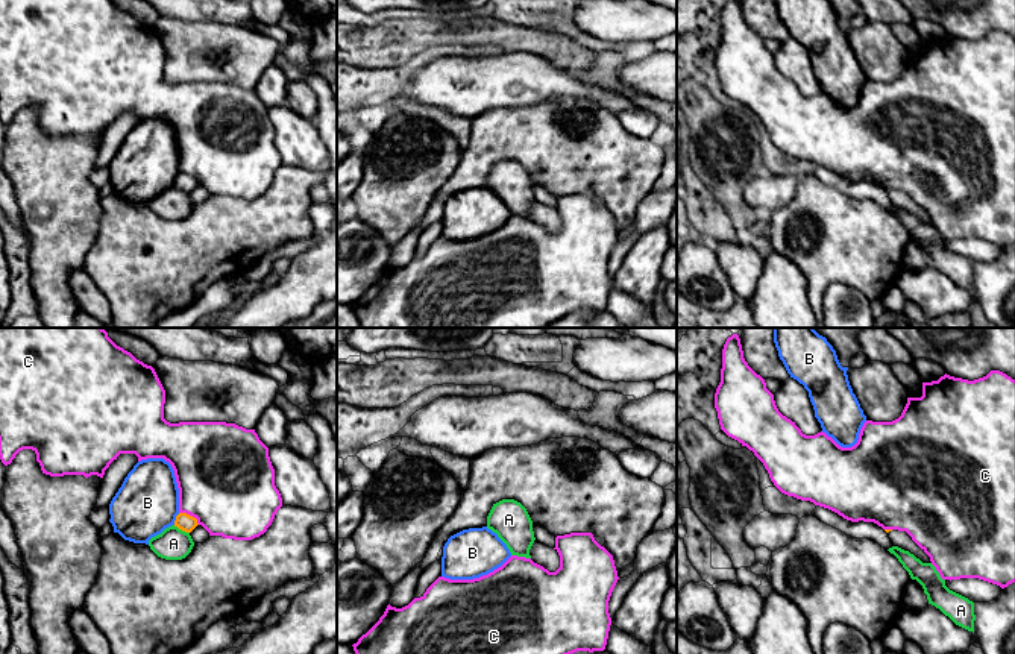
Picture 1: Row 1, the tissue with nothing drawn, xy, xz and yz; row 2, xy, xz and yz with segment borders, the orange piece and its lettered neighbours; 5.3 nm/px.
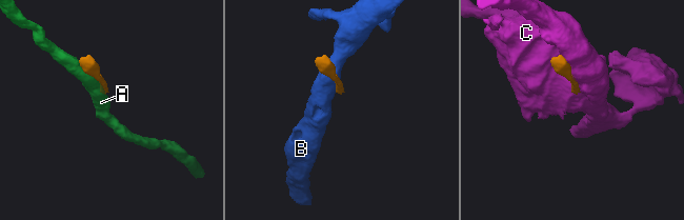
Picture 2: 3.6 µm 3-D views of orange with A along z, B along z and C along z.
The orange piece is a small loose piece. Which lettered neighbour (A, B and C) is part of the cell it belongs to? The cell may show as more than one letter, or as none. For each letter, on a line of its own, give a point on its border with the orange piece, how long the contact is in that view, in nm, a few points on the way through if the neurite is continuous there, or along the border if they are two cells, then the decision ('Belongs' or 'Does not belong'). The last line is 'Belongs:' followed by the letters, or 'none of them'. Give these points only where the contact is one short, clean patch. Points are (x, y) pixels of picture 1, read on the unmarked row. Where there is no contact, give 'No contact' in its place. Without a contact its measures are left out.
A: Touches orange at xy (181, 188). Shared border 100 nm. Does not belong
B: Touches orange at xy (176, 179). Shared border 70 nm. Boundary: xy (179, 173), (173, 184). Does not belong
C: Touches orange at xy (188, 175). Shared border 130 nm. Does not belong
Belongs: none of them

